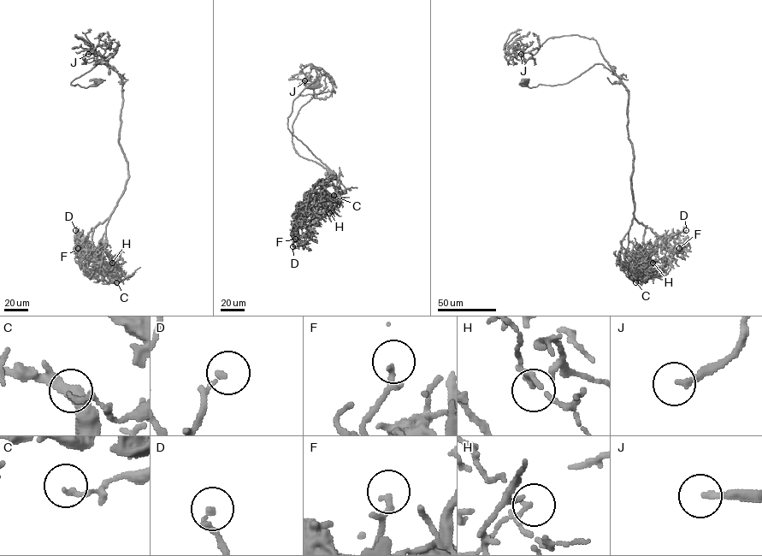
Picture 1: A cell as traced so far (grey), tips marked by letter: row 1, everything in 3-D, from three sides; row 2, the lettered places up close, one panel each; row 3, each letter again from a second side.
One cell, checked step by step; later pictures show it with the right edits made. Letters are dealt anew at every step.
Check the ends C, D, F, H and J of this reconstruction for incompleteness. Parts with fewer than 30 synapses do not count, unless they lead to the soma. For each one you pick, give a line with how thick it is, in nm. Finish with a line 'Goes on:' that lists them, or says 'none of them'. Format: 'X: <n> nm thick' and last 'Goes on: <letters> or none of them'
J: 200 nm thick
Goes on: J

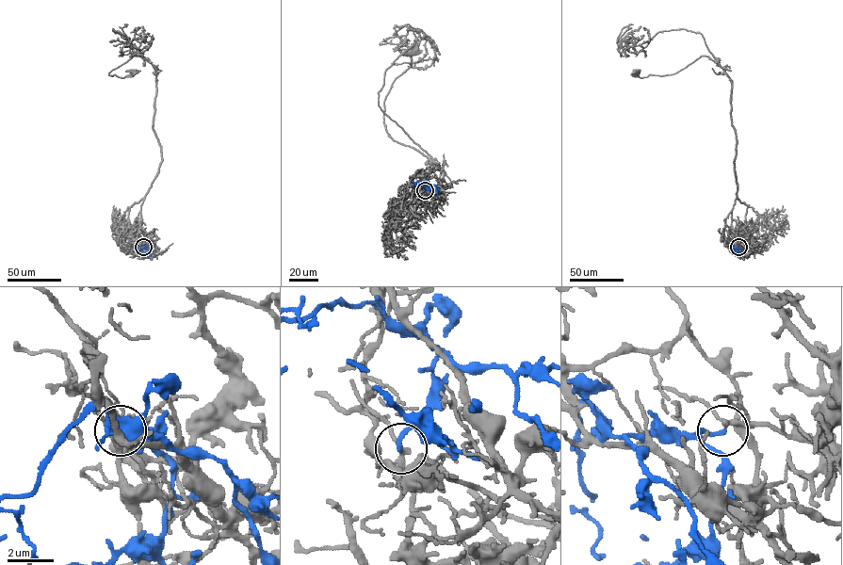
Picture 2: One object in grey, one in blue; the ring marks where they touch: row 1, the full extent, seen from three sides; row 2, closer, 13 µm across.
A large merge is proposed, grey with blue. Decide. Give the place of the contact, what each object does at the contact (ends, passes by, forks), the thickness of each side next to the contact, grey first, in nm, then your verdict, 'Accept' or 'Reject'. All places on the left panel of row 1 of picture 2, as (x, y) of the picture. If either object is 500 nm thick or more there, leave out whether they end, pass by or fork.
Place: (143, 247). At the ring grey forks. At the ring blue ends. Thickness 200 nm (grey) against 190 nm. Reject

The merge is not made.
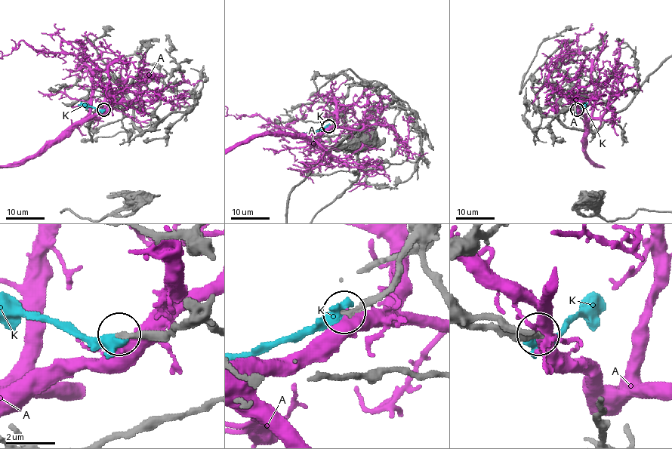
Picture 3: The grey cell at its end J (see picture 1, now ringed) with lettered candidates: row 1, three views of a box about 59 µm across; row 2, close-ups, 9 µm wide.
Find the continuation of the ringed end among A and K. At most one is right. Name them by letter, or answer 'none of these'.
K

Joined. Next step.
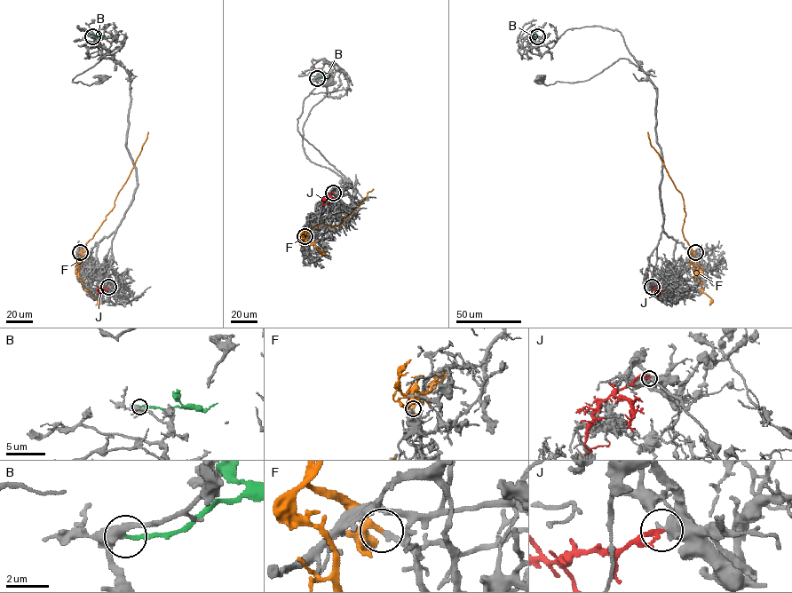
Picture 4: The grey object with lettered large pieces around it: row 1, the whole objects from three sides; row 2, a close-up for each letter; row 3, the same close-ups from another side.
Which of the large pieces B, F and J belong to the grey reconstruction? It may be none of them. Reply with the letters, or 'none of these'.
J

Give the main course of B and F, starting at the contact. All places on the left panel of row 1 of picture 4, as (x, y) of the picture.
B: (92, 36), (106, 35)
F: (80, 252), (114, 206), (148, 132)

